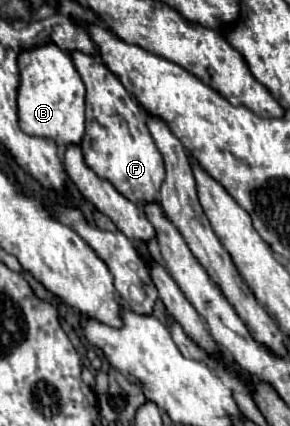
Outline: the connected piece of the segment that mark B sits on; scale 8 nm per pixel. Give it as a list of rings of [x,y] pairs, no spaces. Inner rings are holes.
[[[43,45],[19,55],[19,125],[27,135],[51,139],[59,145],[81,145],[85,137],[85,85],[71,57],[57,45]]]

